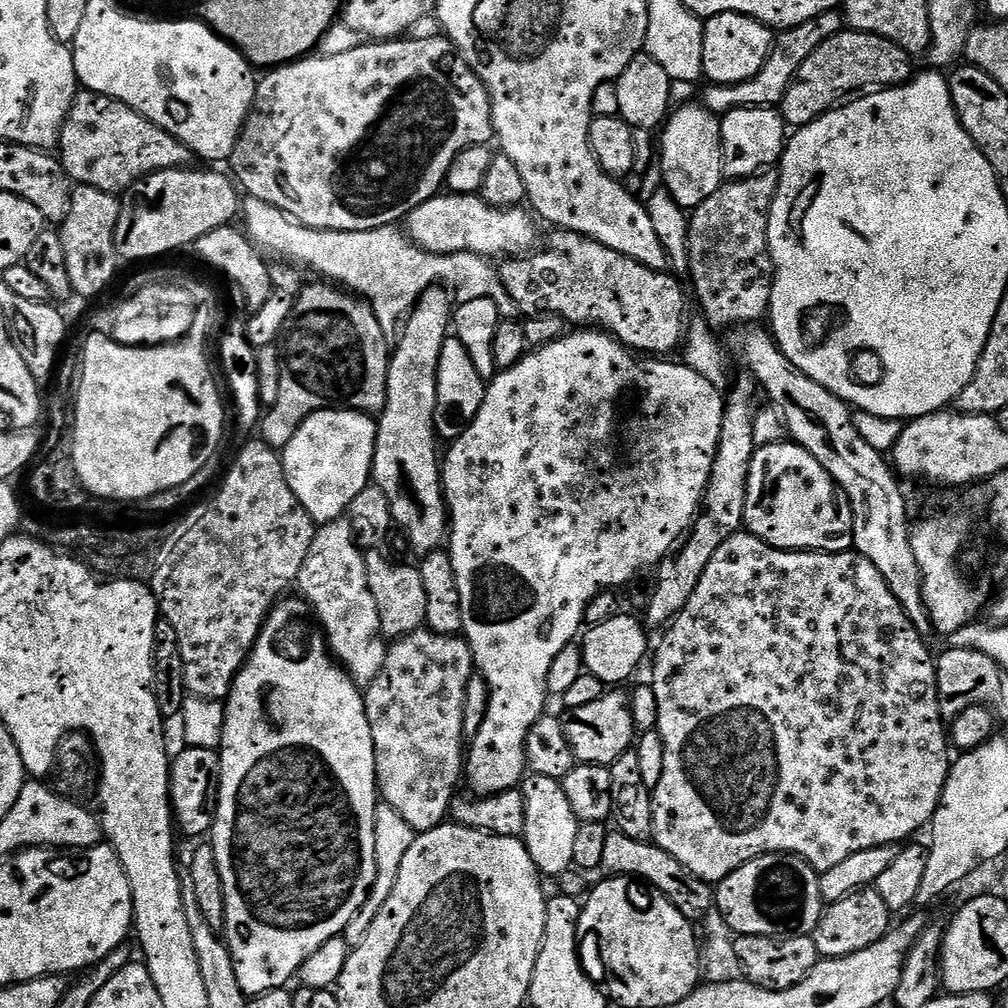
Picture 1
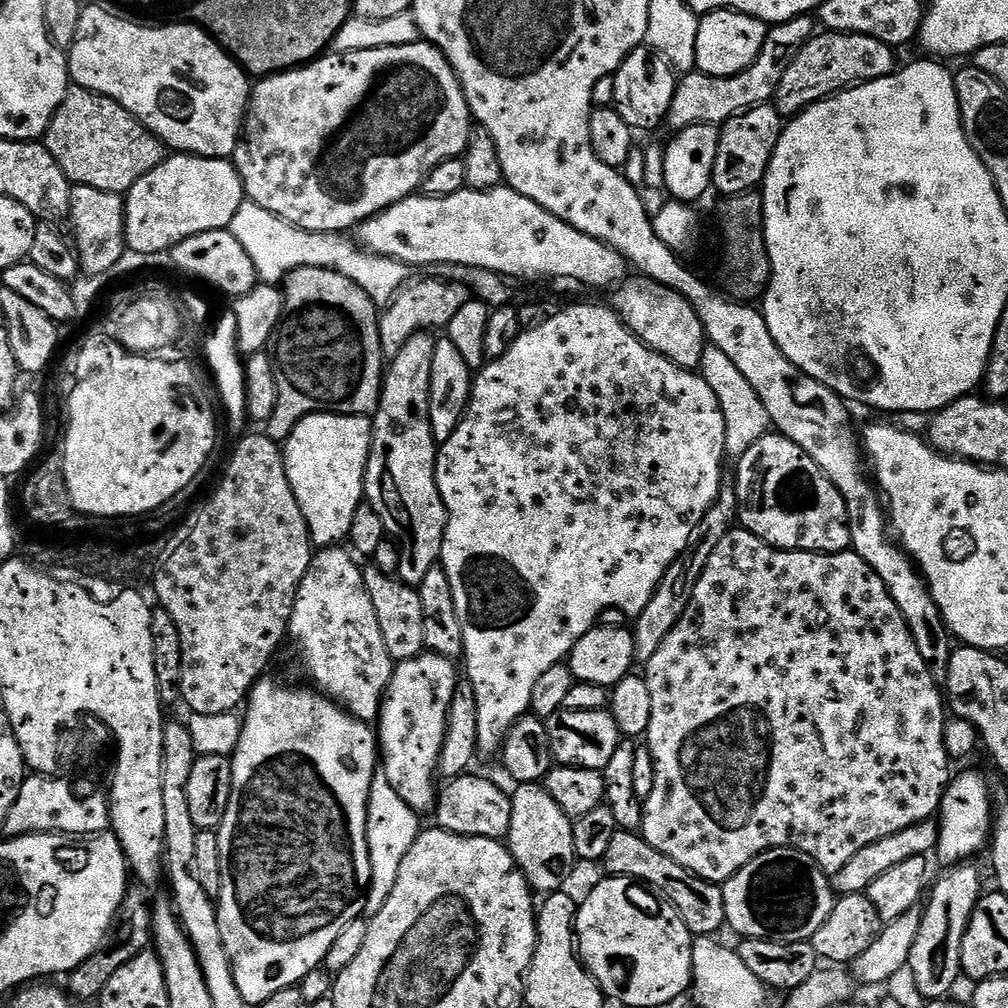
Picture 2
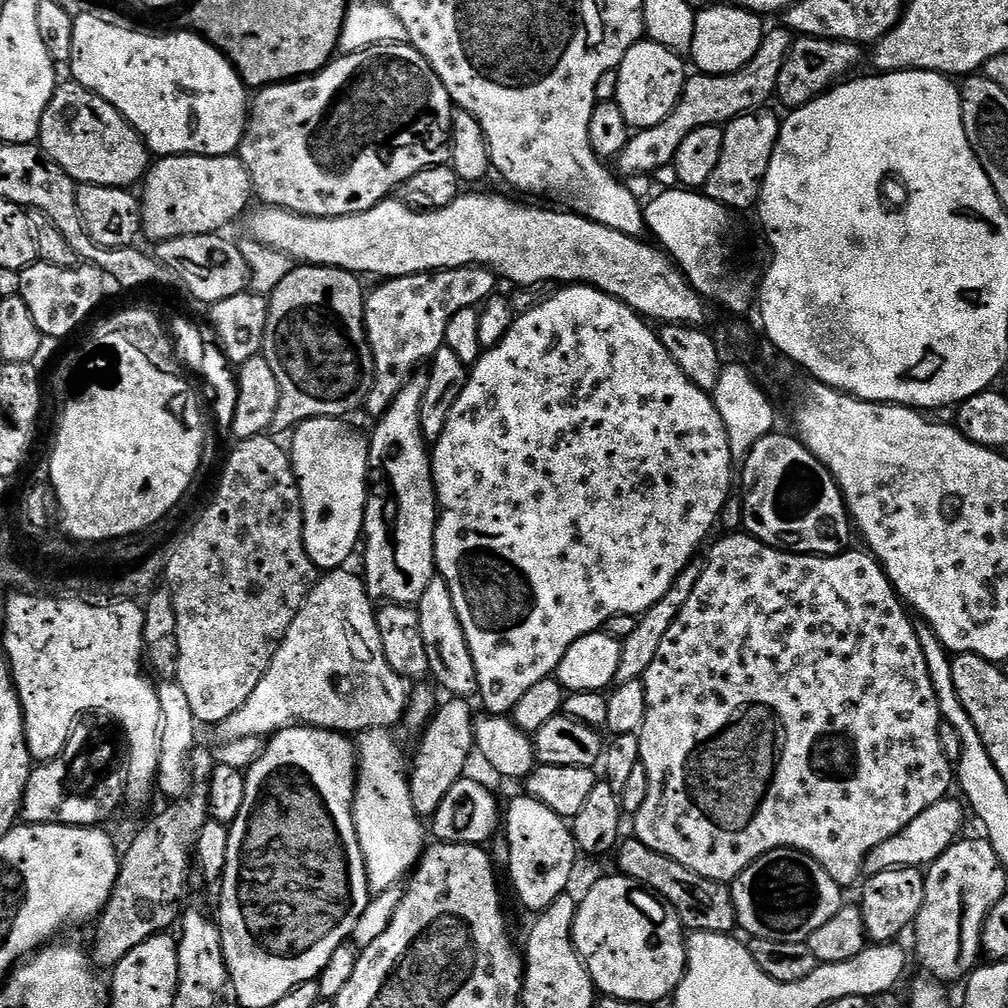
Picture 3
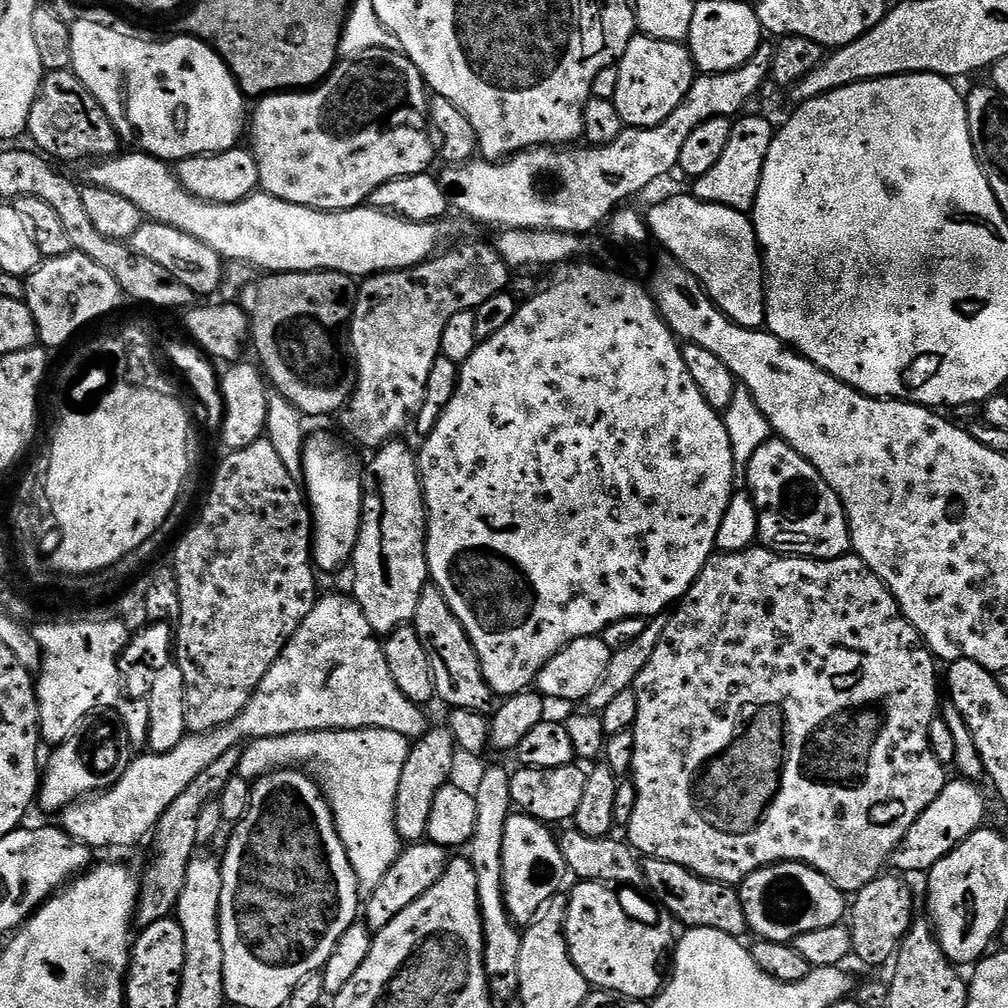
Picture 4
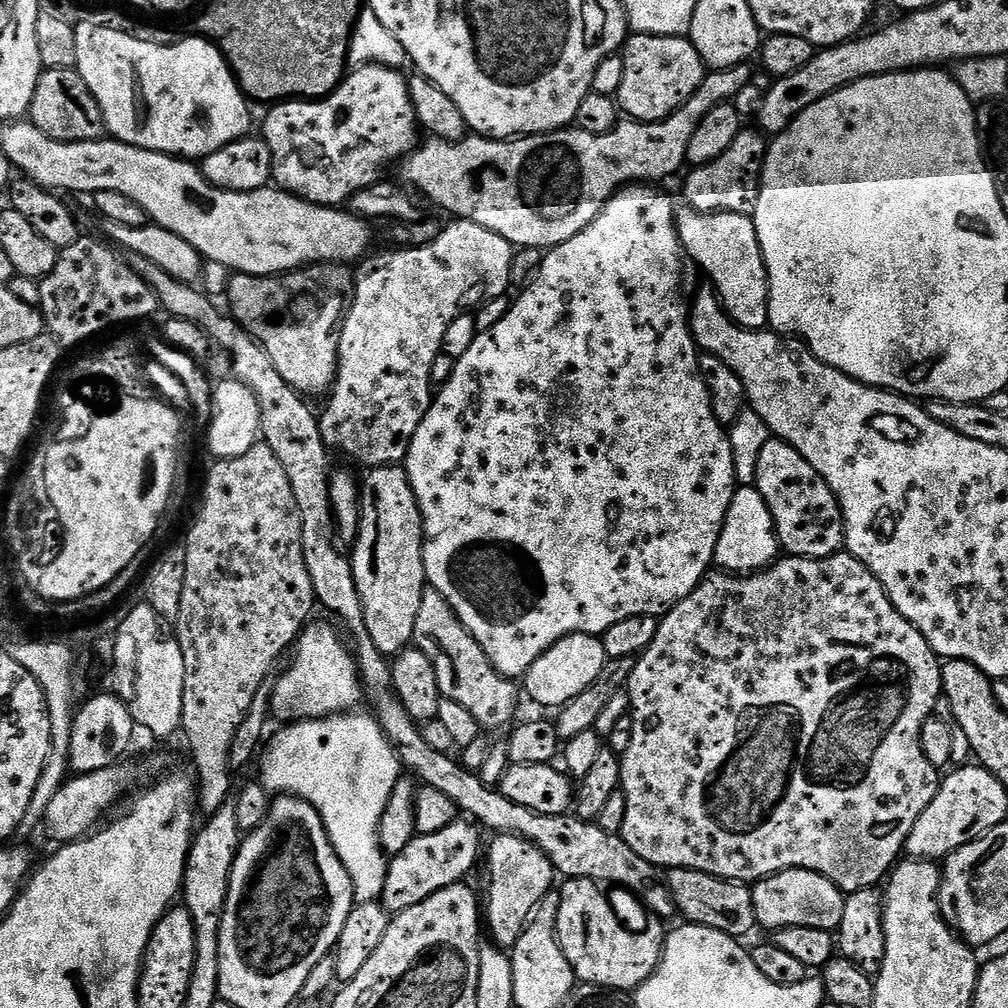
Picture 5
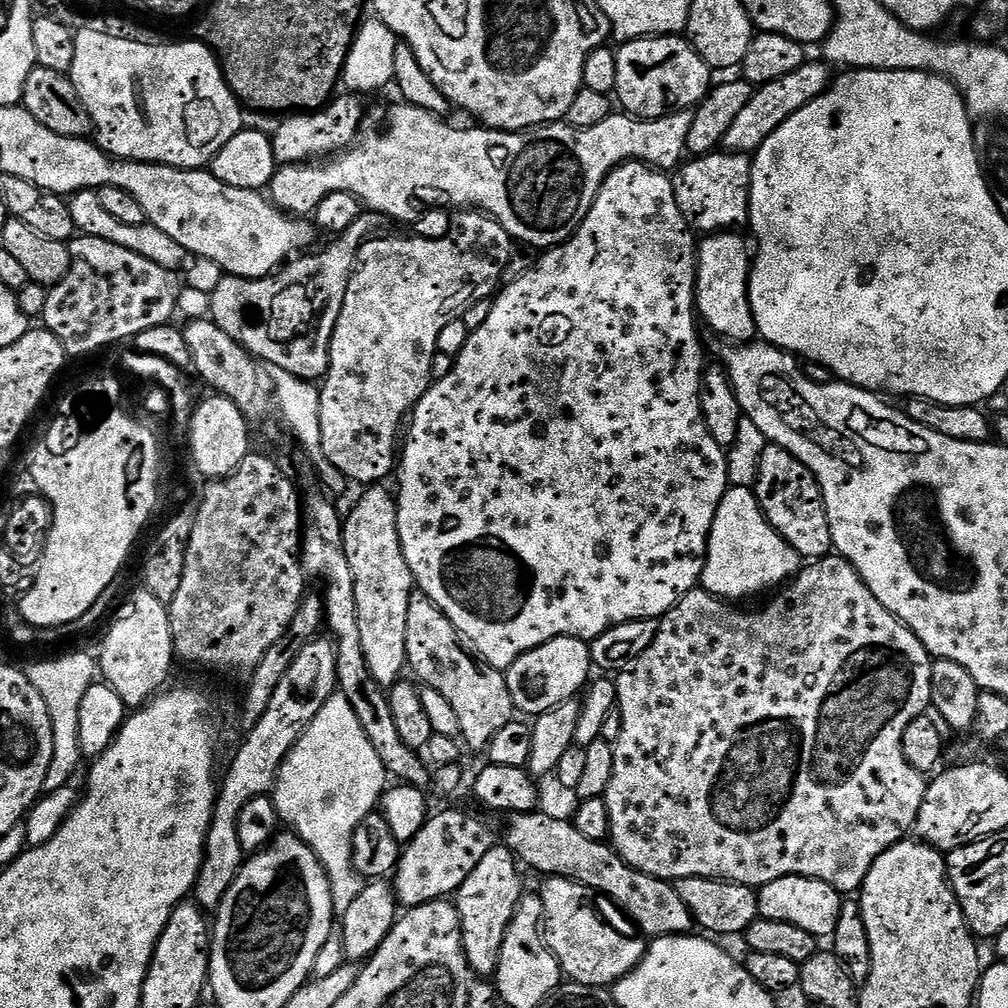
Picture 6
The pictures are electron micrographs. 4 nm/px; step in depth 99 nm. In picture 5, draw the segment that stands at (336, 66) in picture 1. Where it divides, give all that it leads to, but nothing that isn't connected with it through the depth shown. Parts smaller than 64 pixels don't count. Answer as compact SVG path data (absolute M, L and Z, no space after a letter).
M362 64L353 67L351 71L345 75L340 84L330 93L330 95L311 102L303 100L289 100L287 102L277 103L268 112L268 117L264 120L264 132L262 138L266 142L266 146L272 155L272 180L275 187L292 193L294 196L300 197L302 200L309 200L311 204L321 204L323 208L334 208L337 206L347 205L348 199L352 197L358 190L366 190L369 186L377 183L381 179L383 170L387 164L403 159L417 147L416 130L418 131L418 123L416 118L415 106L412 105L410 90L408 89L408 80L403 71L395 68L387 68L384 64Z

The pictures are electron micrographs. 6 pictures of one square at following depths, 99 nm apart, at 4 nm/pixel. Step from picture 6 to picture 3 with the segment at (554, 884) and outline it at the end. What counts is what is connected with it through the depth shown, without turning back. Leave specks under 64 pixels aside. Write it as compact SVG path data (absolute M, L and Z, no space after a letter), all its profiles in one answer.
M604 874L594 888L577 903L576 917L572 923L572 944L584 961L584 968L590 974L593 985L605 997L625 1000L634 1006L656 1004L667 996L669 999L682 982L688 968L686 929L678 914L629 876Z

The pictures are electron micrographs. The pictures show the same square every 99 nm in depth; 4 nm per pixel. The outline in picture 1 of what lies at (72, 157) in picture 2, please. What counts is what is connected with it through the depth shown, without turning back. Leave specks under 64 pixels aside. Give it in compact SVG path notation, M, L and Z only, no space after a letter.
M87 90L77 91L72 108L60 131L58 159L69 180L77 185L94 186L103 192L123 194L145 176L155 172L169 172L171 168L188 168L193 163L192 151L174 134L162 130L154 122L147 120L141 112L118 102L109 96L100 96Z

